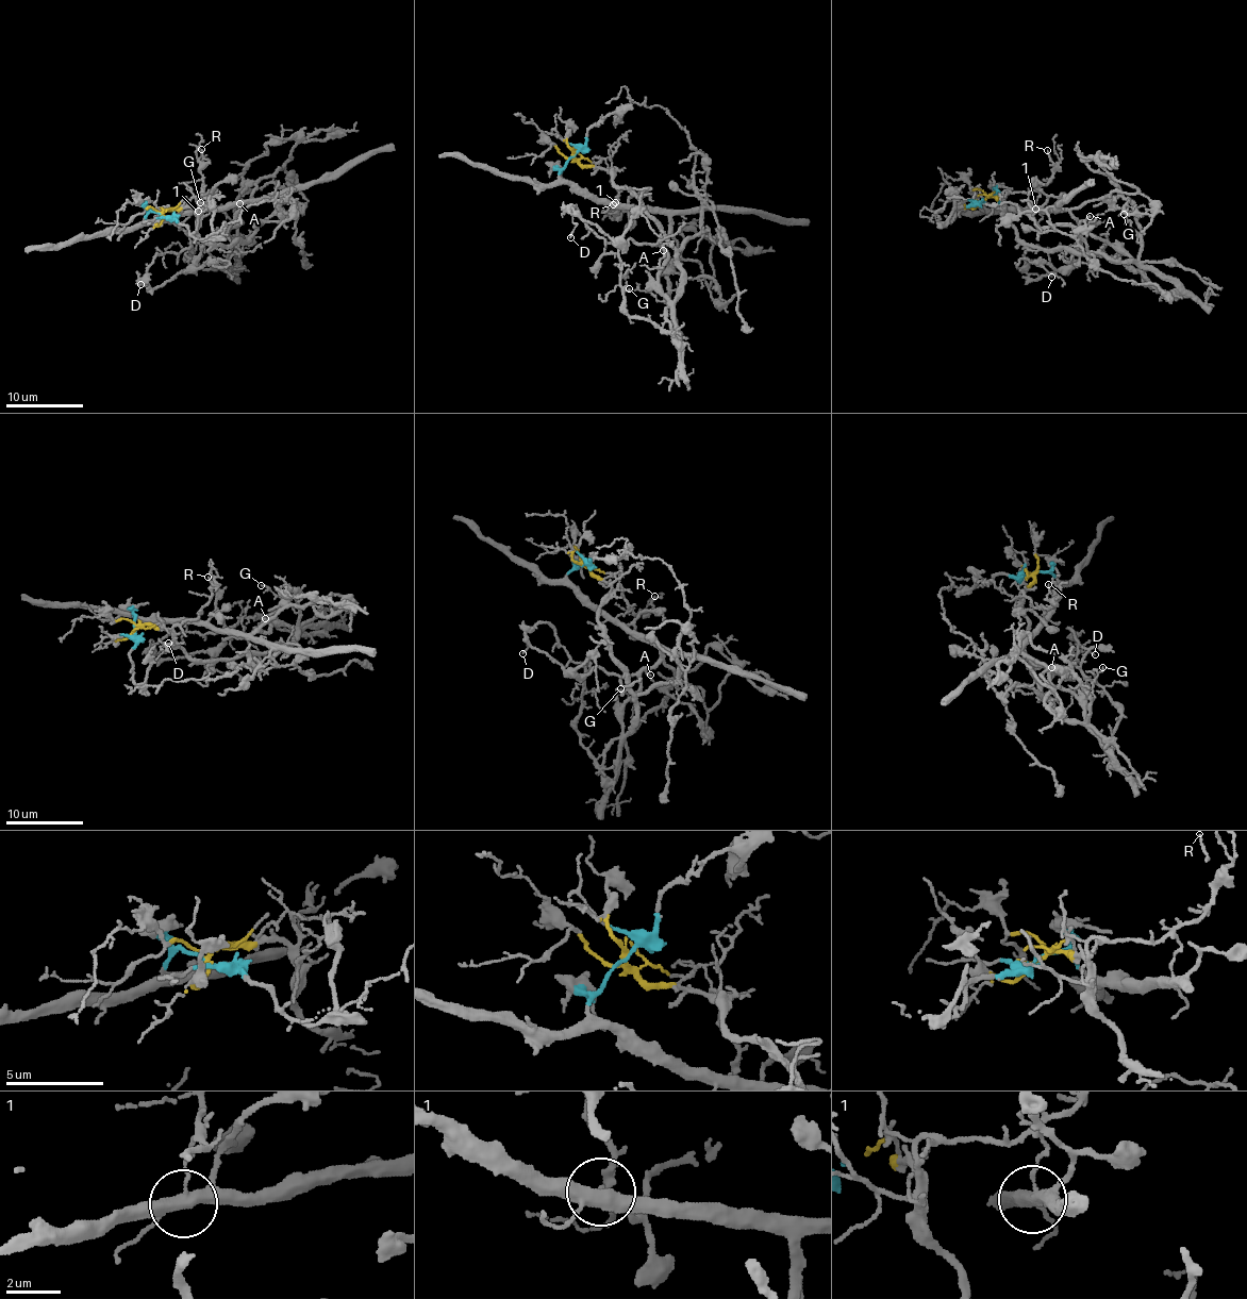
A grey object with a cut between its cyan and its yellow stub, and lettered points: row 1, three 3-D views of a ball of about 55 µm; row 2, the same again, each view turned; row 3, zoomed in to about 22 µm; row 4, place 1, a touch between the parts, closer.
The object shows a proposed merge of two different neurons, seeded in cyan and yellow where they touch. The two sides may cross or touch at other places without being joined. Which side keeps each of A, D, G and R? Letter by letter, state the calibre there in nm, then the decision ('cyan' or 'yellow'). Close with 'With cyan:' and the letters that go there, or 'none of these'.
A: 140 nm | cyan
D: 110 nm | yellow
G: 110 nm | yellow
R: 100 nm | yellow
With cyan: A

